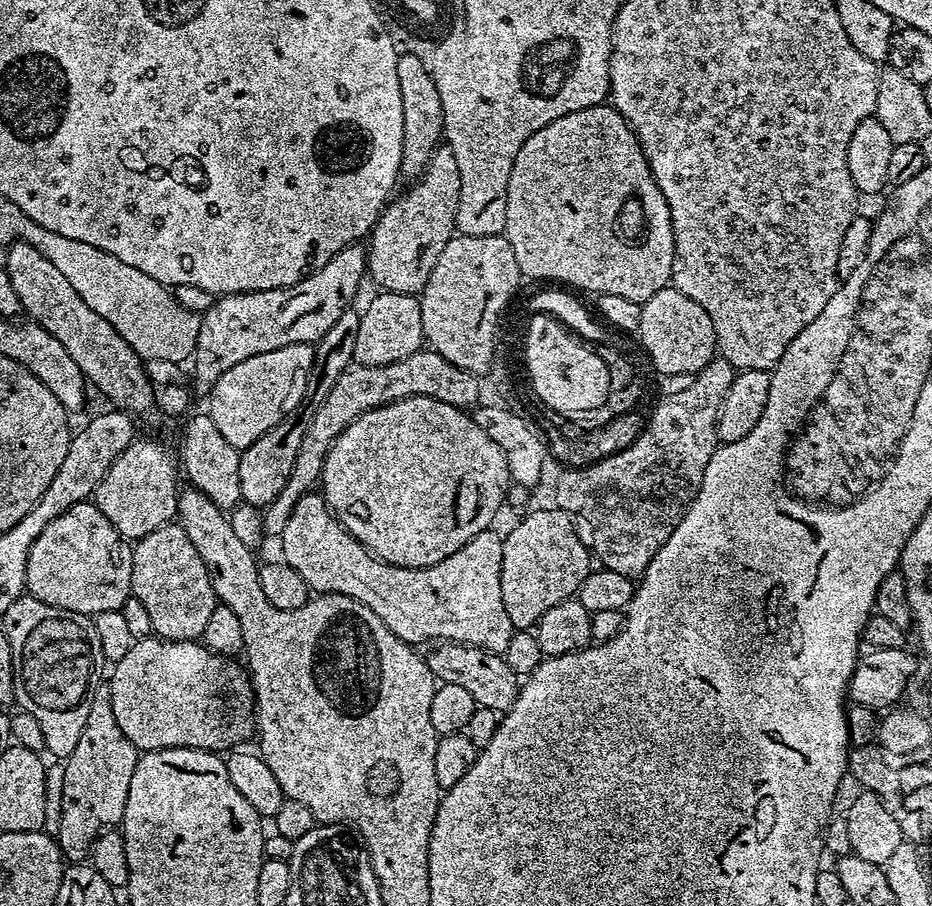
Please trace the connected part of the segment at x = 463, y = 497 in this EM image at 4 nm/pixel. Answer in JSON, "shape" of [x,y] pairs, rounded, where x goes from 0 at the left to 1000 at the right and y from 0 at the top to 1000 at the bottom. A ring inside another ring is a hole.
{"shape":[[[441,437],[435,442],[412,446],[396,455],[389,455],[383,464],[376,466],[376,470],[371,470],[371,475],[367,475],[367,479],[363,479],[363,483],[356,489],[350,501],[341,539],[348,553],[352,555],[354,564],[361,568],[361,575],[394,609],[398,609],[410,620],[422,623],[428,627],[460,627],[474,620],[474,616],[483,616],[483,611],[487,611],[487,607],[496,607],[496,603],[500,603],[500,598],[504,598],[504,594],[509,594],[515,587],[525,586],[529,582],[531,568],[543,556],[547,526],[545,511],[539,497],[534,497],[534,491],[520,479],[517,470],[513,470],[513,466],[506,464],[505,458],[499,451],[488,450],[479,444],[470,444],[470,439]]]}

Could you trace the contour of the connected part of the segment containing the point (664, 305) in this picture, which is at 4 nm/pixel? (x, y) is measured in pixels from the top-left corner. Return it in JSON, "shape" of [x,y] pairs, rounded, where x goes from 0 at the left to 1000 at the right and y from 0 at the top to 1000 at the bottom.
{"shape":[[[723,317],[706,320],[696,331],[687,338],[687,380],[708,413],[746,413],[752,411],[766,395],[768,389],[768,370],[766,360],[762,360],[762,347],[736,329]]]}

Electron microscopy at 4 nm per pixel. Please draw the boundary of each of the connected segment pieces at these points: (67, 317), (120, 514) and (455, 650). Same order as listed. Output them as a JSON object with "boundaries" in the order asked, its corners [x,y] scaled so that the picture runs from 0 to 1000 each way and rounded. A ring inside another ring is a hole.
{"boundaries":[[[[19,265],[8,270],[9,284],[6,285],[6,296],[9,306],[15,316],[15,325],[19,325],[19,333],[23,341],[30,344],[29,352],[35,358],[43,358],[45,364],[58,369],[62,377],[67,377],[67,383],[75,390],[75,395],[79,395],[79,404],[88,408],[91,421],[99,424],[117,442],[121,451],[141,457],[143,460],[151,461],[160,454],[161,456],[167,448],[167,434],[165,423],[159,416],[156,398],[109,351],[109,347],[101,347],[92,333],[88,333],[84,320],[75,316],[58,294],[36,272],[32,272],[27,265]]],[[[147,483],[139,492],[135,492],[135,497],[122,509],[118,519],[114,519],[114,528],[109,528],[102,541],[101,554],[105,563],[109,563],[114,572],[118,572],[118,581],[122,581],[122,585],[127,585],[129,592],[138,598],[151,596],[153,592],[170,585],[175,578],[186,577],[190,573],[189,560],[193,543],[191,538],[189,539],[189,521],[191,525],[191,508],[186,496],[183,499],[178,491],[171,490],[167,486]]],[[[472,709],[457,720],[457,727],[461,740],[469,752],[497,757],[504,762],[509,775],[516,781],[525,781],[533,788],[540,788],[552,779],[554,768],[558,765],[559,752],[543,735],[540,723],[534,720],[523,720],[520,715],[505,715],[503,711],[486,711]]]]}

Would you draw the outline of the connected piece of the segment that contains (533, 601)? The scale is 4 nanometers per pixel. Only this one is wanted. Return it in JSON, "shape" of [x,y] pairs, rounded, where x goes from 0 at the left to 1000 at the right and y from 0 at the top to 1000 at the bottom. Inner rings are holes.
{"shape":[[[594,560],[586,563],[567,563],[544,584],[539,603],[539,669],[543,669],[543,682],[547,682],[550,694],[571,695],[590,669],[612,662],[624,647],[633,630],[633,610],[623,596],[617,573]]]}

